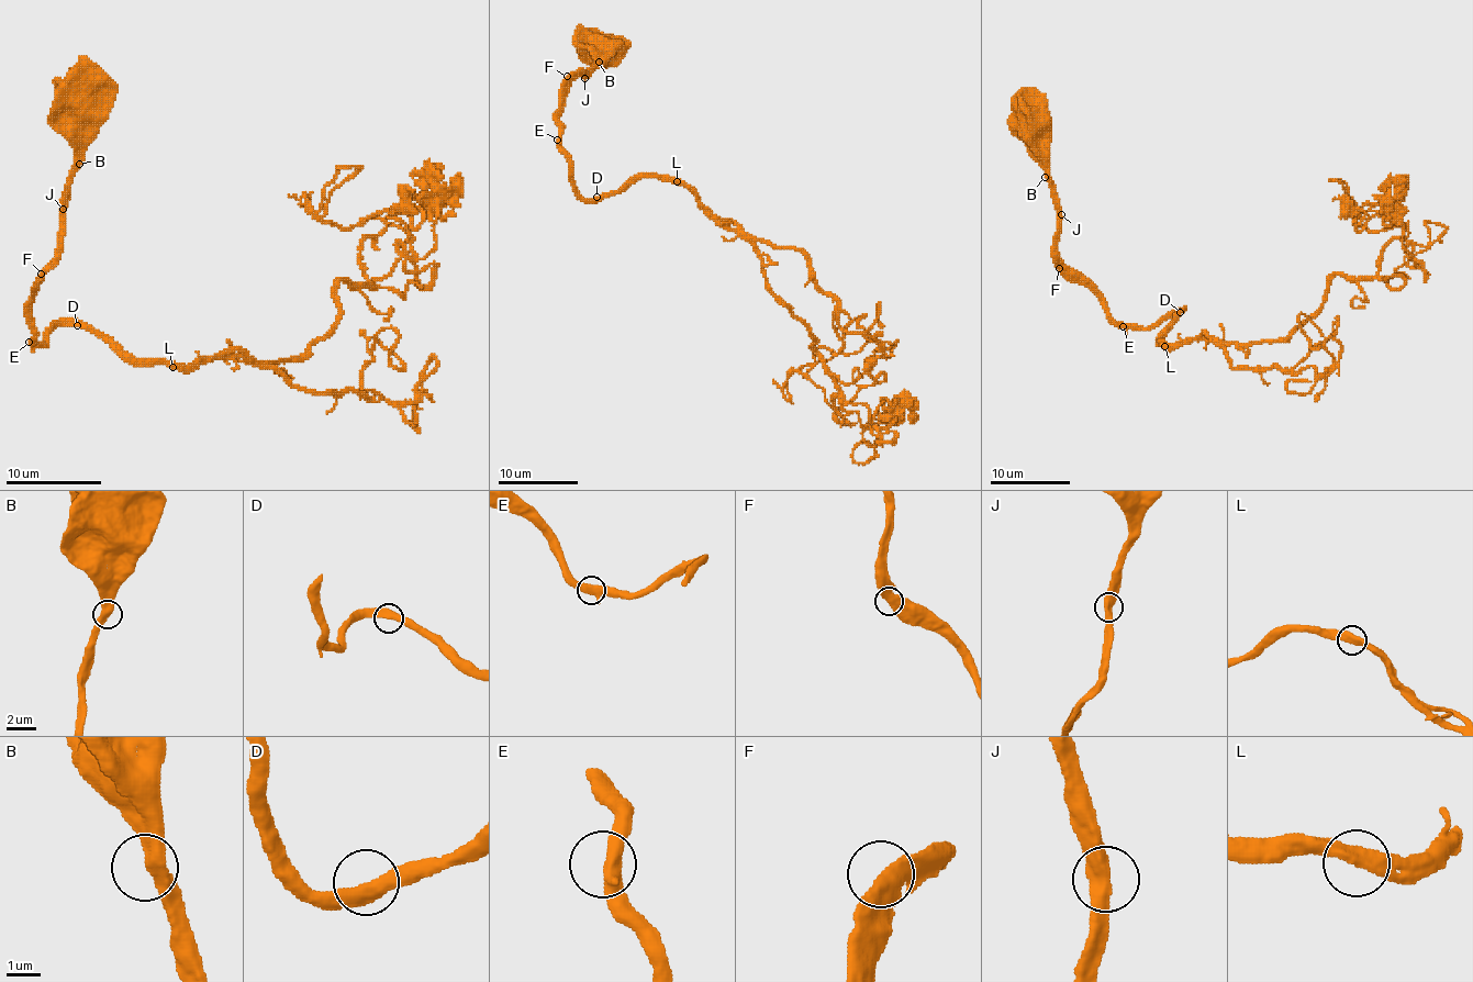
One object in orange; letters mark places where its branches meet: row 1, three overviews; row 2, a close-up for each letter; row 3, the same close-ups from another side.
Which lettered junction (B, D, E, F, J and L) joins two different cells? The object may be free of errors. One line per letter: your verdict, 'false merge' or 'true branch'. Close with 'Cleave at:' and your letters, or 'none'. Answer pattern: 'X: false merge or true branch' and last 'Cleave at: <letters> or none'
B: true branch
D: true branch
E: true branch
F: true branch
J: true branch
L: true branch
Cleave at: none

